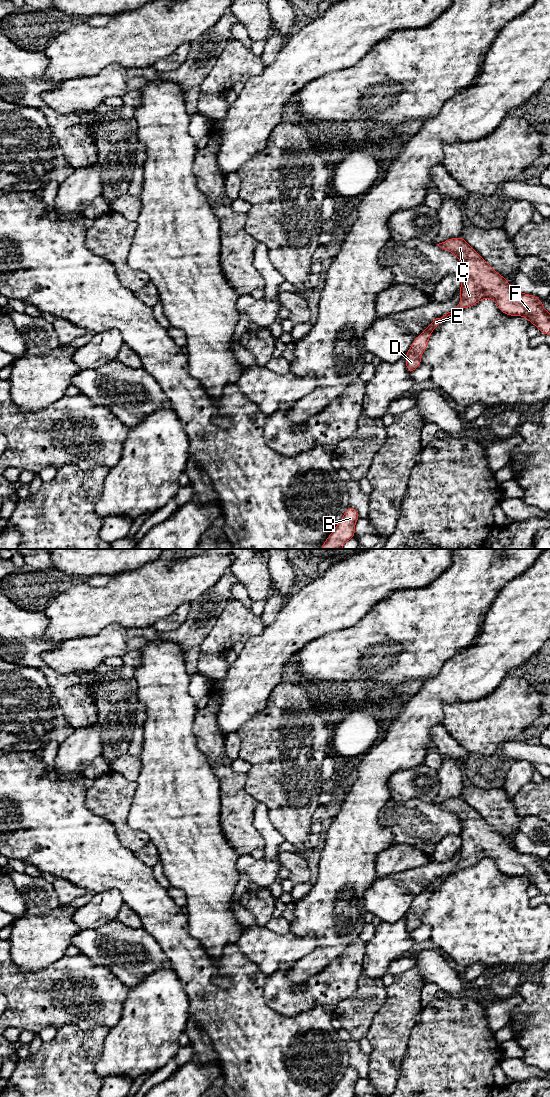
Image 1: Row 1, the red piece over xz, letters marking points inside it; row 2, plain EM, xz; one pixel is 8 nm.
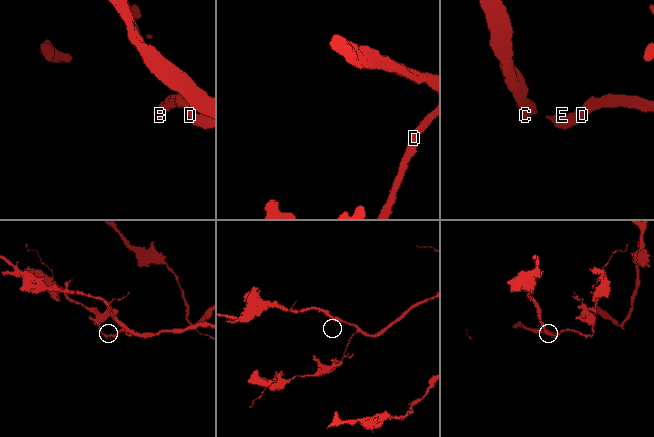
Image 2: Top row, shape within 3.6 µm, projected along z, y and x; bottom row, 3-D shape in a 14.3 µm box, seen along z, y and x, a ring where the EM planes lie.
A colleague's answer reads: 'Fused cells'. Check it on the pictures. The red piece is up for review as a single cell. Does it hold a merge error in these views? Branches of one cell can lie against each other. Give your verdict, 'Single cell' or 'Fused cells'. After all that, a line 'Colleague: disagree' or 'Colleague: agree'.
Single cell
Colleague: disagree

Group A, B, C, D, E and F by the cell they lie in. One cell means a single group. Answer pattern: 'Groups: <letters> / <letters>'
Groups: A B C D E F

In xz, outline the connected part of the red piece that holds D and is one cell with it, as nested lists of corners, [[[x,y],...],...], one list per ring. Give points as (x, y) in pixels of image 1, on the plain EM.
[[[462,796],[448,799],[437,805],[456,815],[461,822],[462,830],[460,836],[462,844],[459,849],[461,860],[451,872],[446,873],[441,878],[434,879],[412,902],[411,908],[405,916],[407,932],[409,934],[422,924],[420,919],[421,914],[427,909],[430,895],[434,889],[454,872],[463,868],[472,867],[484,858],[492,858],[496,862],[499,870],[504,874],[509,876],[524,876],[530,881],[530,884],[537,886],[540,893],[550,895],[550,874],[544,869],[540,858],[534,855],[521,853],[513,848],[502,835],[493,830],[493,828],[462,798]]]

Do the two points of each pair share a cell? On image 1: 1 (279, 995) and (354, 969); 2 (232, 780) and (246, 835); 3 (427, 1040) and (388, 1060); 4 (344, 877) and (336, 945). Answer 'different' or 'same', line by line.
1: same
2: same
3: different
4: same

